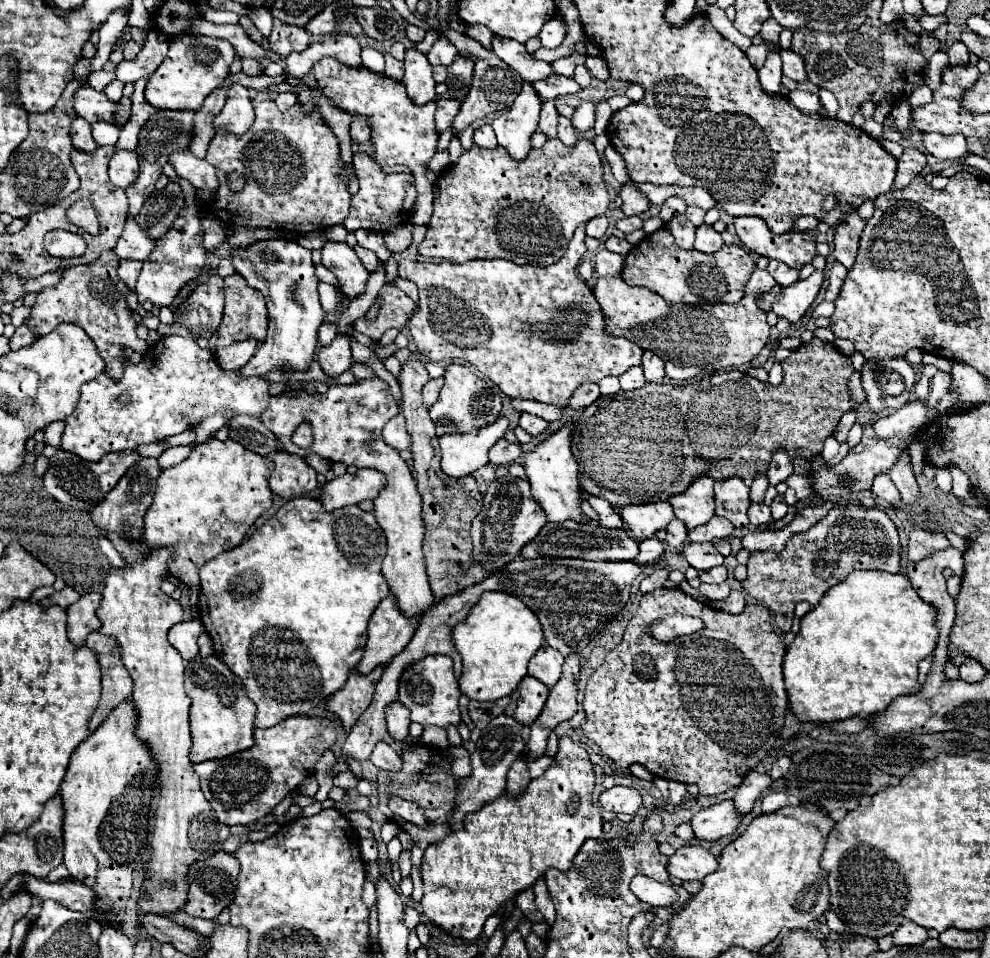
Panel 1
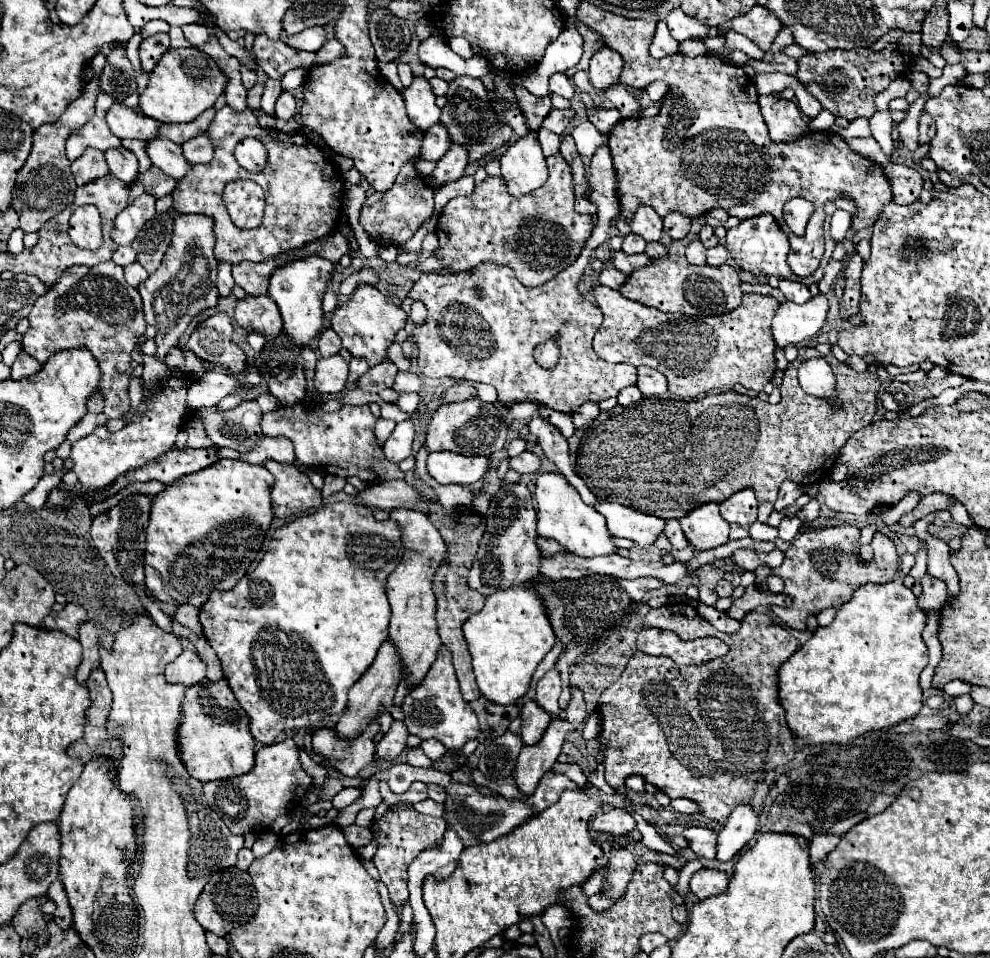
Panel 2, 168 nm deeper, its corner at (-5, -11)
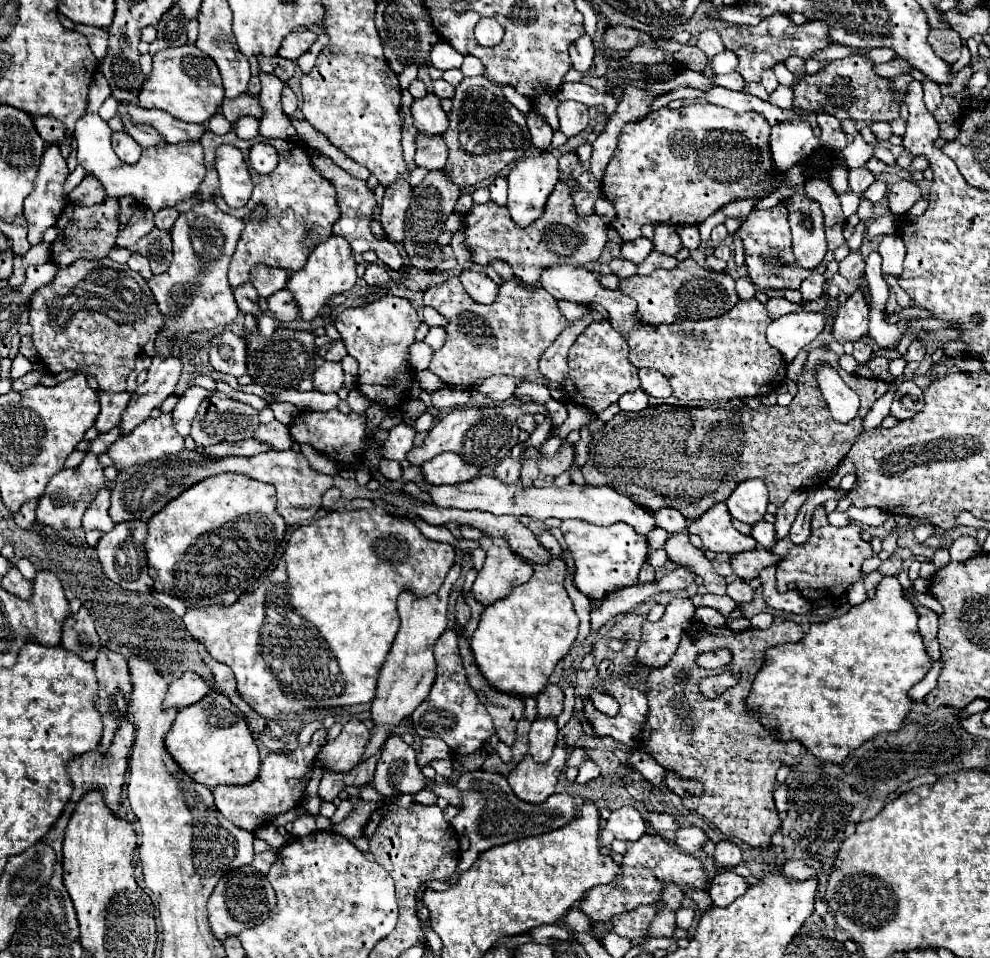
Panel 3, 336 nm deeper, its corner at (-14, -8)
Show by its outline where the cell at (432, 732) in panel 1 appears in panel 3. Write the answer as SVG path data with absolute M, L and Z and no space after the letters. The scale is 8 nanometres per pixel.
M423 739L421 741L421 753L419 753L419 767L431 765L435 759L451 759L451 749L447 749L445 741L439 739Z

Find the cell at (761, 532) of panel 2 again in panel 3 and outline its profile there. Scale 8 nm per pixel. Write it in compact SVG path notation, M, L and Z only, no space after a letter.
M757 521L751 525L751 537L765 549L771 549L771 545L775 545L775 529L767 521Z

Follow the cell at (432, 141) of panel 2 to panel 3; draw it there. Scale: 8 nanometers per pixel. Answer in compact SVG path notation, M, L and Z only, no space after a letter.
M419 133L415 165L433 171L433 169L443 169L445 163L447 163L447 145L443 137L425 137Z

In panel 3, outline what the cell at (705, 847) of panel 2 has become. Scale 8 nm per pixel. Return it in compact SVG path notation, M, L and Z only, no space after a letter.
M681 827L675 837L675 845L685 853L697 853L703 849L703 843L707 841L707 835L697 827Z

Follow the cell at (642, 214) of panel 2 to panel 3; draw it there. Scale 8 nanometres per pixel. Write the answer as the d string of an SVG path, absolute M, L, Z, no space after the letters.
M665 223L655 225L655 241L653 243L655 243L655 249L665 255L675 255L681 249L681 241L679 241L679 235L675 233L675 227L665 225Z

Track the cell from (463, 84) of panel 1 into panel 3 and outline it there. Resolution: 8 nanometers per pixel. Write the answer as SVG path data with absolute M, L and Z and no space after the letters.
M485 77L463 79L455 89L453 109L449 113L449 129L443 137L449 147L449 157L443 173L459 189L467 189L485 179L497 177L507 165L523 159L531 147L525 115L517 111L505 99L501 89Z

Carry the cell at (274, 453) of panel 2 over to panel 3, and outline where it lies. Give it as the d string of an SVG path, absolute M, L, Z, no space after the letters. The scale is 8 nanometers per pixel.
M279 421L259 425L257 439L269 443L273 449L291 449L291 443L293 443L289 437L289 429L285 425L281 425Z

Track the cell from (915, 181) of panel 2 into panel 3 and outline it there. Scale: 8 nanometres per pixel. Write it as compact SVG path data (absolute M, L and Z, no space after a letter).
M897 181L887 195L889 211L893 215L905 215L919 199L921 199L921 191L913 181Z

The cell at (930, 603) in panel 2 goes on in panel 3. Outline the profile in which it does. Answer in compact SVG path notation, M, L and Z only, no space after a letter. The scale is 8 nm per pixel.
M904 591L904 595L912 602L917 609L917 613L919 613L919 633L923 637L927 655L931 657L931 663L935 663L941 657L939 643L937 643L937 615L931 609L921 606L911 593Z

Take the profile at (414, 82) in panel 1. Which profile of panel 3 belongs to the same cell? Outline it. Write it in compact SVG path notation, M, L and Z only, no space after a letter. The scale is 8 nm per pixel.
M429 93L423 99L413 101L411 113L413 113L413 119L415 119L419 133L423 133L423 135L443 135L447 131L449 119L447 119L445 111L441 109L439 97L435 97L433 93Z

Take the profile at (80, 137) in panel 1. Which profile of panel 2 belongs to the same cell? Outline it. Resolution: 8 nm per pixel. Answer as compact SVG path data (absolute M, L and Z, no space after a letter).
M86 148L82 152L82 156L72 162L72 174L74 174L74 180L78 186L92 182L100 176L106 176L108 168L106 168L104 152L96 150L96 148Z

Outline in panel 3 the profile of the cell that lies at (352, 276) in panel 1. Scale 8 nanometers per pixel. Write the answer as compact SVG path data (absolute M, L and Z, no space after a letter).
M381 297L373 303L367 303L365 307L343 309L343 313L335 317L335 327L341 333L347 353L355 357L359 363L359 375L357 375L359 391L370 401L382 403L390 409L397 409L399 403L406 398L407 390L413 381L413 369L409 365L409 347L415 343L415 331L419 325L421 325L421 319L417 311L411 307L407 299L401 299L401 297Z

